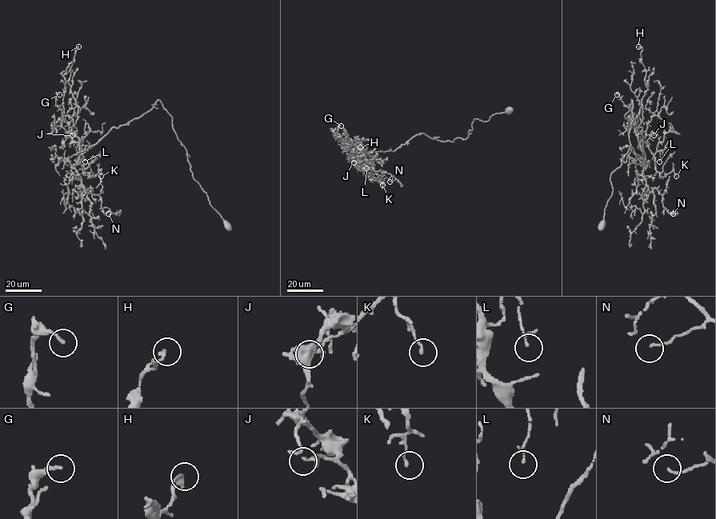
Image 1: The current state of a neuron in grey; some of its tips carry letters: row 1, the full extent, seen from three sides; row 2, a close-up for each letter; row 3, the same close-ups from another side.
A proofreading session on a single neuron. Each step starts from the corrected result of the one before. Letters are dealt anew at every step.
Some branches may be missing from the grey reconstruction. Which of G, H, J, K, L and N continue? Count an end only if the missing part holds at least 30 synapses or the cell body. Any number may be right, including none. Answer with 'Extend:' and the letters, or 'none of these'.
Extend: none of these

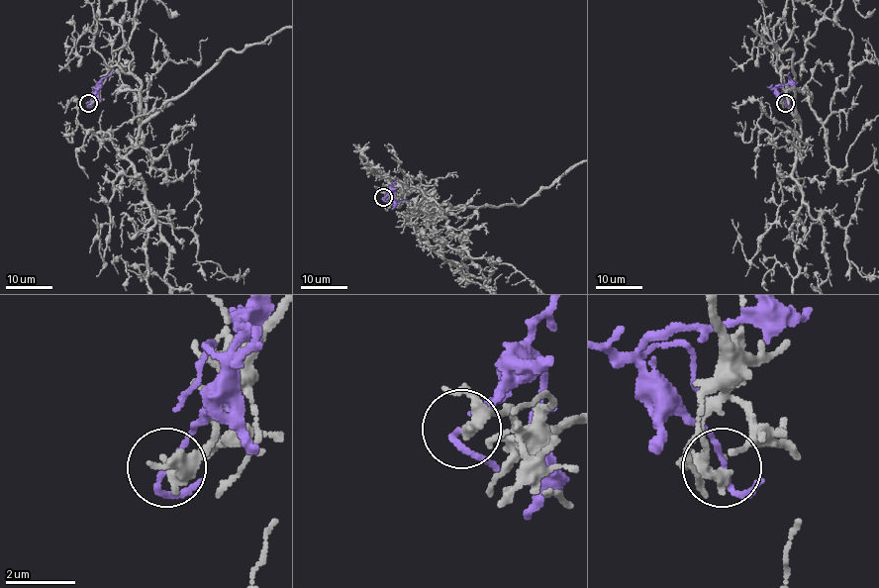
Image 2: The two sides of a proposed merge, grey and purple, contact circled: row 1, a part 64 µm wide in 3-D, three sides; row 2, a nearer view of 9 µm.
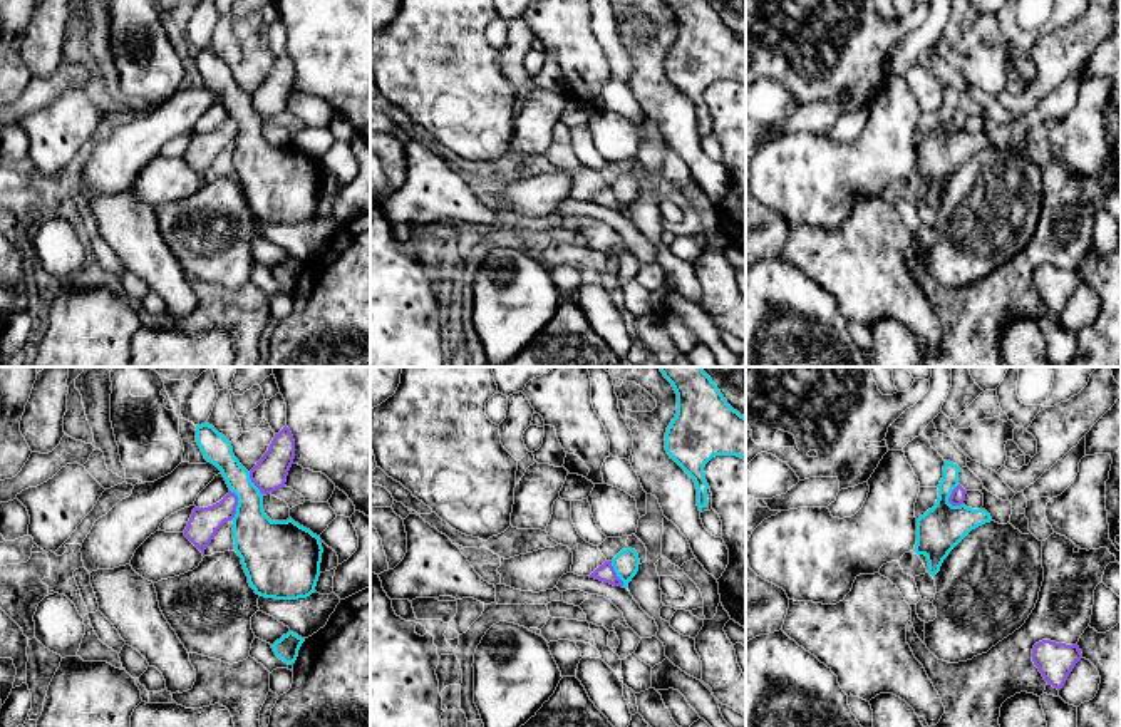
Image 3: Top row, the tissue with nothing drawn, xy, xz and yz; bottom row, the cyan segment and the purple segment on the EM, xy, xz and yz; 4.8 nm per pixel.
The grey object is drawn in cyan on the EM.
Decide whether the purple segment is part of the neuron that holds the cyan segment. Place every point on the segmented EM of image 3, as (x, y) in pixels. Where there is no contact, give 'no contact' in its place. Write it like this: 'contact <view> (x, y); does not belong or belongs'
contact xy (238, 505); does not belong

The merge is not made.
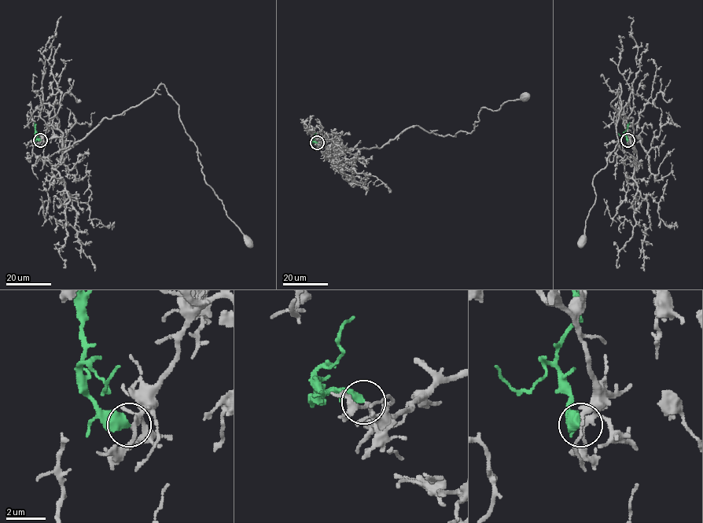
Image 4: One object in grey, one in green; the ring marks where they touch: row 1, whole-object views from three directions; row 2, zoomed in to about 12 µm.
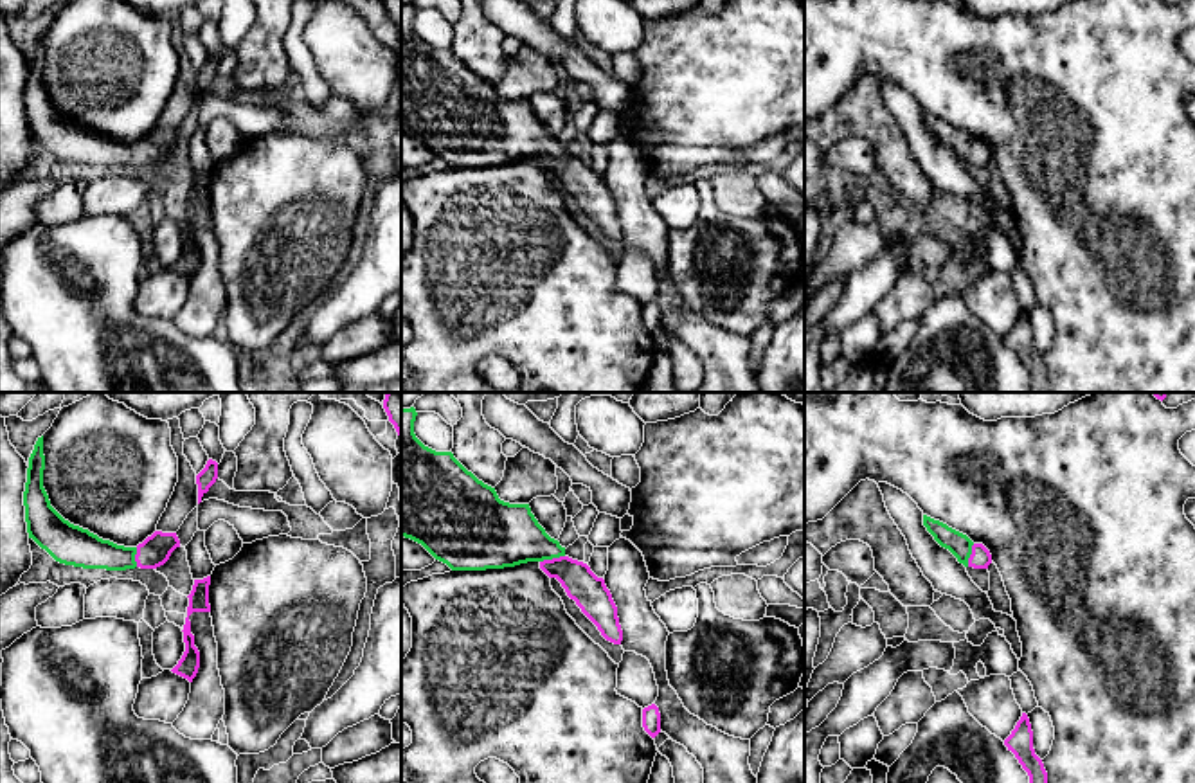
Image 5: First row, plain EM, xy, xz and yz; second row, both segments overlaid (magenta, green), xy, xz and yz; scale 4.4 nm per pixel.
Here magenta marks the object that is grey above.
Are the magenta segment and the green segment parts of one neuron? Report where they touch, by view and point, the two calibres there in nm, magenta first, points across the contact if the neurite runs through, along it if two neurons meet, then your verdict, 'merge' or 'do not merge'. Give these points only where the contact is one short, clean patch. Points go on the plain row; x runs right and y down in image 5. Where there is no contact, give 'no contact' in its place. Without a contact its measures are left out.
contact xz (553, 155); calibres 160 and 280 nm; way xz (591, 191), (553, 155), (539, 143), (503, 132); merge

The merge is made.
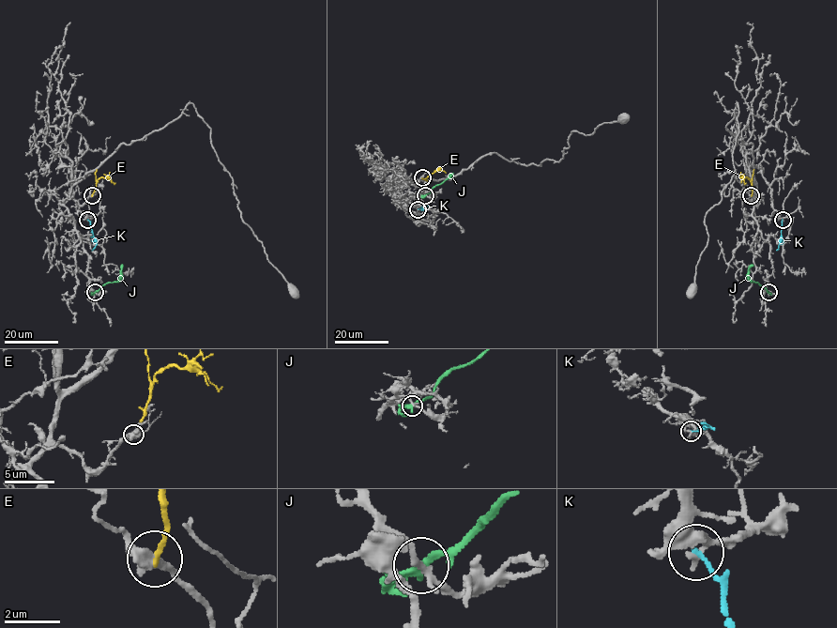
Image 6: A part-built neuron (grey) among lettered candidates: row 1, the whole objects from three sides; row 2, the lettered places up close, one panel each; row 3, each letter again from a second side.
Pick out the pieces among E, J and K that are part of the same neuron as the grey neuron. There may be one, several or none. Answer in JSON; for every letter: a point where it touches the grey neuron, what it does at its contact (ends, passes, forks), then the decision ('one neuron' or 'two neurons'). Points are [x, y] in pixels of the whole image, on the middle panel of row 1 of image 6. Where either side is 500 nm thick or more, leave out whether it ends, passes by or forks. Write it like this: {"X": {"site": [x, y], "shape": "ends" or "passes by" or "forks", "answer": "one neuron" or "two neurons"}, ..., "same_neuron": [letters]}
{"E": {"site": [422, 177], "shape": "ends", "answer": "two neurons"}, "J": {"site": [425, 195], "shape": "passes by", "answer": "two neurons"}, "K": {"site": [418, 209], "shape": "ends", "answer": "two neurons"}, "same_neuron": []}

